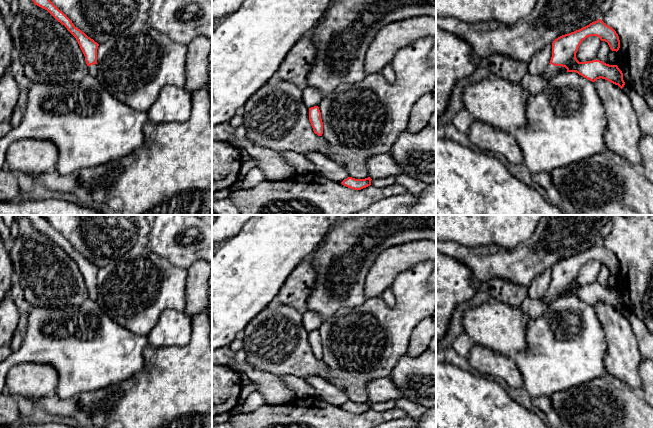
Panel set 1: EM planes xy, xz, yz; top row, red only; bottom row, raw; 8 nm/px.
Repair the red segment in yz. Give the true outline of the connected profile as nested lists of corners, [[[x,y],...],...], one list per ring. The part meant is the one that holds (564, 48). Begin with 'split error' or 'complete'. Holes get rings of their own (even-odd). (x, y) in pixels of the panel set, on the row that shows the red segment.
split error; [[[598,19],[579,30],[555,39],[552,43],[550,63],[541,75],[546,80],[552,81],[558,74],[576,72],[592,82],[602,78],[622,89],[625,82],[623,73],[617,65],[609,65],[600,60],[586,62],[577,60],[576,53],[580,44],[590,36],[597,36],[601,41],[607,42],[612,51],[617,52],[620,48],[620,40],[616,31]]]

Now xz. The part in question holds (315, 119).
complete; [[[314,106],[309,108],[309,120],[313,131],[318,136],[322,136],[323,134],[323,122],[321,119],[321,112],[318,106]]]

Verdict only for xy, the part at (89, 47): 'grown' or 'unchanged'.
grown

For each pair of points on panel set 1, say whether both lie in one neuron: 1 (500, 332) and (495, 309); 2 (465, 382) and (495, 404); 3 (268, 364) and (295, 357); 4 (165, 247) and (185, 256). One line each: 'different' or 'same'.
1: same
2: same
3: same
4: same

